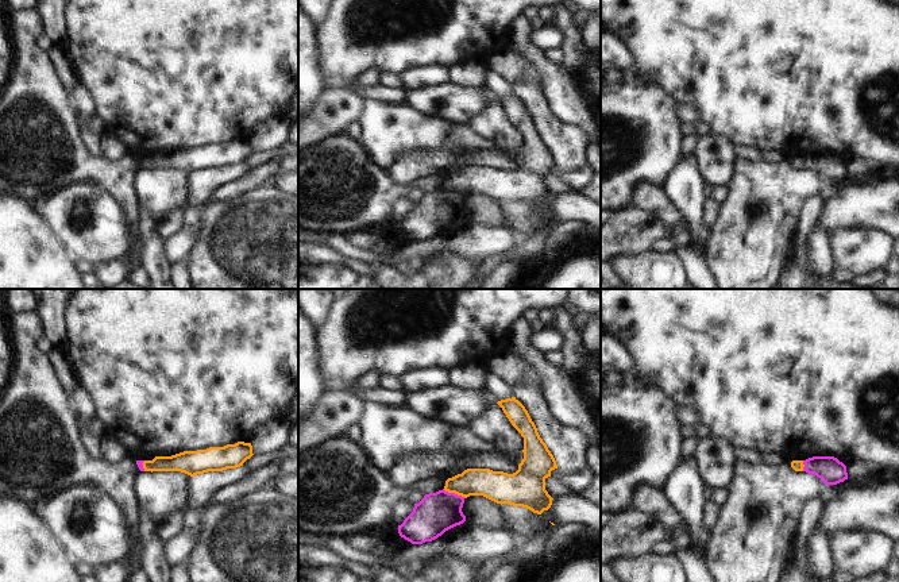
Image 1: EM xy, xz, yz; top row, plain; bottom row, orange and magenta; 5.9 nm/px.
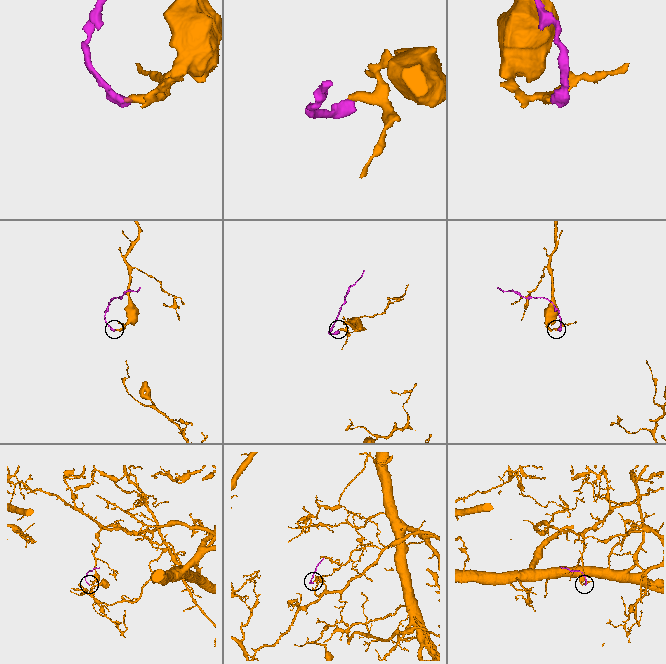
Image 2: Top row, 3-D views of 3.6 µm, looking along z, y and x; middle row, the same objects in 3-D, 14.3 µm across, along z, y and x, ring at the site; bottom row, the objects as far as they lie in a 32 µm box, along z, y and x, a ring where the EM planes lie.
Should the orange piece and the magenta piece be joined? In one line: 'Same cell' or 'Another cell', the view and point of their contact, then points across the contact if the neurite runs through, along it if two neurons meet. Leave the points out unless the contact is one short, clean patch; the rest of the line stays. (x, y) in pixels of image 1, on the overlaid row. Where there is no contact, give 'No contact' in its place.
Another cell. Touches orange at xz (454, 492). Boundary: xz (443, 489), (465, 497)

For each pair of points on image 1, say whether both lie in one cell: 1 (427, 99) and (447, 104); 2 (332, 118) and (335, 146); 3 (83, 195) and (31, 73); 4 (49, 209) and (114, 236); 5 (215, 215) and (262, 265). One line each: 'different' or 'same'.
1: same
2: different
3: different
4: same
5: same

